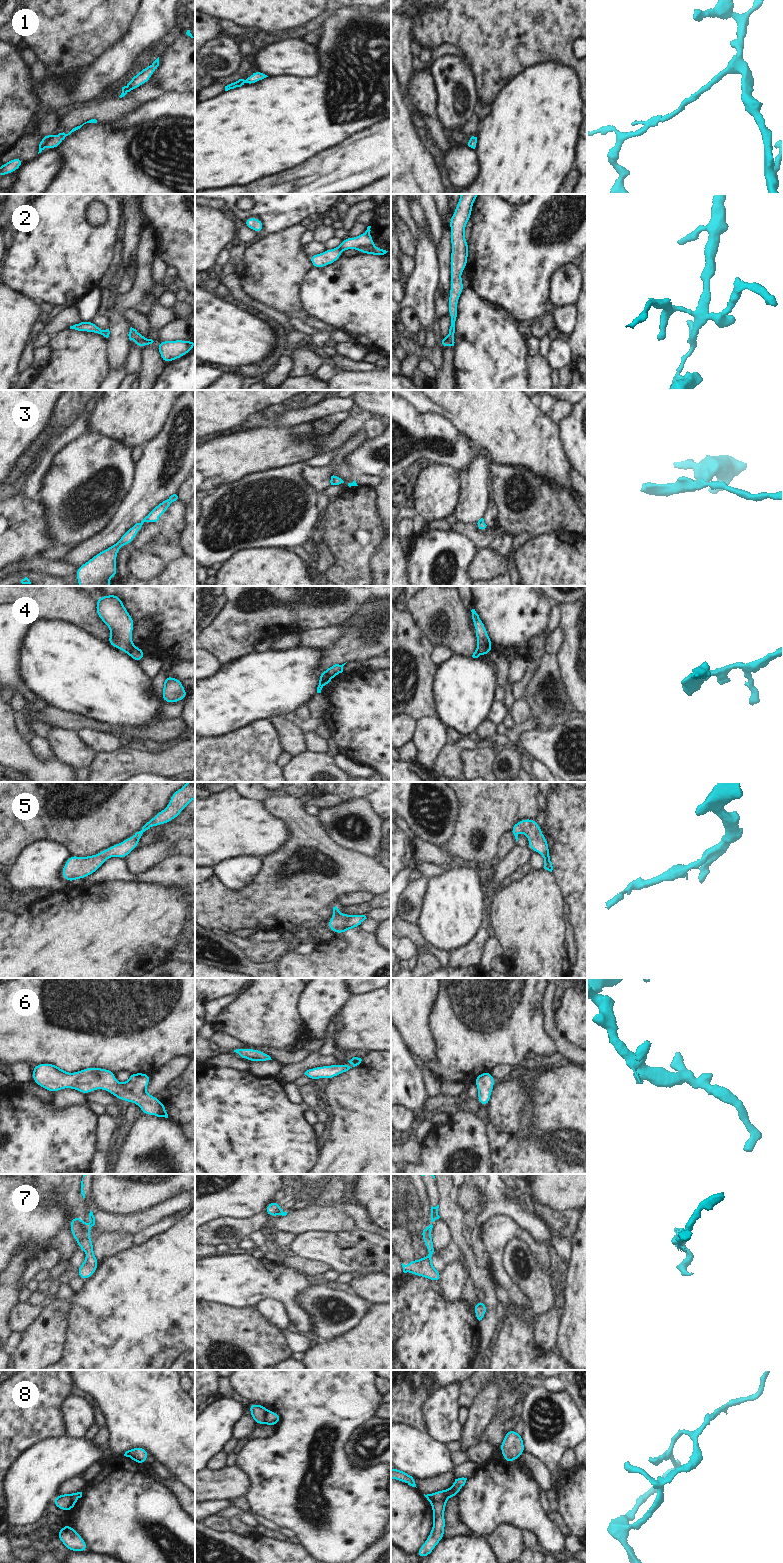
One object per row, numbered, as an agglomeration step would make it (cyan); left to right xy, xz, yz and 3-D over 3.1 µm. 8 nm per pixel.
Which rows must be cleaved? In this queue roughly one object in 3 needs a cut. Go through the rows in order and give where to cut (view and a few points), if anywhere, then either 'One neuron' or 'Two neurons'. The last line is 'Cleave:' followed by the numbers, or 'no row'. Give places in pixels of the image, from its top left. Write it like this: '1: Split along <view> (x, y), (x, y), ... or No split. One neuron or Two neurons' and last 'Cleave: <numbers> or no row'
1: No split. One neuron
2: No split. One neuron
3: No split. One neuron
4: Split along xy (134, 645), (128, 653). Two neurons
5: No split. One neuron
6: No split. One neuron
7: Split along xy (85, 1225), (89, 1232). Two neurons
8: Split along xy (71, 1494), (71, 1505), (67, 1509). Two neurons
Cleave: 4, 7, 8

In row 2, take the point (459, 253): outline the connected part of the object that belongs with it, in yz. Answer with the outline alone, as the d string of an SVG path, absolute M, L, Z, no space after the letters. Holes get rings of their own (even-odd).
M461 194L453 216L450 218L451 228L451 290L449 292L449 312L451 326L449 335L442 337L441 348L454 346L455 321L457 317L457 304L464 289L461 273L467 268L467 257L469 255L469 244L465 239L465 227L471 218L472 206L479 194Z

